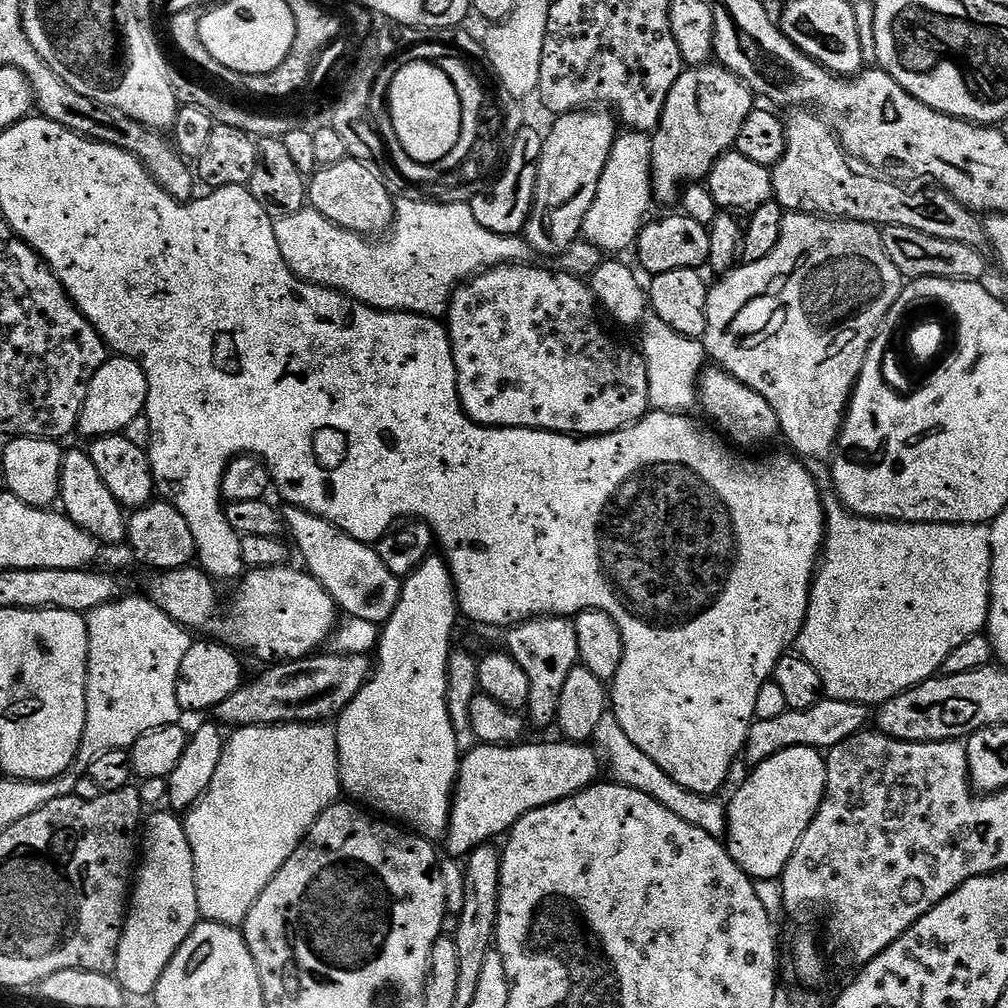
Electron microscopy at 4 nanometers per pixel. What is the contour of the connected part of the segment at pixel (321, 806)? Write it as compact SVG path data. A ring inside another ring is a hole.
M331 723L274 724L267 732L257 726L254 728L252 758L244 752L240 758L240 748L230 746L230 750L224 750L208 793L183 817L190 850L194 854L194 878L201 917L213 924L243 925L265 886L291 858L324 811L341 796L336 729ZM265 736L270 742L272 770L264 770ZM301 756L310 762L310 766L300 770L296 770L296 766L294 770L290 770L290 766L276 768L276 762L280 766L288 764L290 759L290 764L296 764Z

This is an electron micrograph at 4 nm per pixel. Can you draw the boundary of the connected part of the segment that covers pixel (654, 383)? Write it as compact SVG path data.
M652 318L644 328L642 355L648 375L648 403L658 412L687 413L698 404L698 379L706 364L704 345L699 339L682 336L666 322Z

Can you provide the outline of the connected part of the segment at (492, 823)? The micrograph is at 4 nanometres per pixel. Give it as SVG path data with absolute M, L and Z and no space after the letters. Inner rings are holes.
M563 743L480 744L473 752L465 751L452 799L452 818L446 837L449 850L461 858L467 857L475 848L487 845L491 836L503 837L526 813L593 787L600 764L602 768L601 757L587 743Z

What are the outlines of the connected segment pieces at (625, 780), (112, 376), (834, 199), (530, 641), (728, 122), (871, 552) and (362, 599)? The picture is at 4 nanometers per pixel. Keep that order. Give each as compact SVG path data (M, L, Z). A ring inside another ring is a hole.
M609 714L602 718L602 722L598 722L594 744L602 753L607 767L608 764L612 767L611 779L615 783L625 784L627 788L633 788L654 798L654 802L666 806L674 814L678 814L678 818L690 822L690 826L696 826L706 834L720 838L727 833L728 814L725 805L719 804L719 799L699 796L696 792L678 786L678 782L674 782L674 778L670 778L670 774L666 774L666 770L662 770L658 762L646 758L646 754L642 754L642 750L638 750L638 746L634 746L634 742L626 738L626 730L622 730L616 716Z
M113 355L105 359L101 368L88 383L88 393L80 411L78 425L79 435L87 438L115 436L123 433L136 419L145 415L148 407L148 383L139 360L131 360L128 356Z
M796 110L792 117L787 117L784 125L784 134L786 136L786 150L782 154L782 158L771 169L772 173L772 194L777 204L781 208L788 212L806 212L809 214L831 214L836 218L843 218L846 220L861 220L864 224L874 224L877 226L891 226L897 224L903 228L913 228L918 230L922 234L930 234L934 238L946 238L950 242L962 242L968 244L971 248L980 248L985 243L986 233L981 220L981 217L972 209L964 207L963 204L959 204L953 196L949 196L947 192L943 190L935 190L929 196L915 196L912 192L907 192L907 187L901 186L899 183L893 182L888 178L877 178L875 175L867 174L868 176L859 176L854 169L851 168L849 157L846 155L841 143L836 139L836 133L832 131L827 120L821 118L819 115L813 114L808 110Z
M533 618L507 629L508 645L506 651L526 670L530 682L527 715L532 715L536 724L556 724L558 702L562 698L562 686L570 678L570 670L580 664L578 634L576 625L568 618Z
M692 66L674 82L660 124L651 133L652 187L668 196L676 187L703 181L725 152L735 149L742 122L754 111L754 93L740 77L723 66Z
M839 499L824 500L826 517L826 535L822 545L822 559L812 581L812 593L808 596L808 613L800 631L798 654L814 670L824 683L823 695L832 700L841 700L845 706L862 704L879 706L895 696L901 696L906 690L920 688L923 680L928 680L943 669L946 658L966 638L979 636L985 631L988 622L988 608L992 605L992 529L988 524L906 524L895 520L874 520L857 516L848 511Z
M291 506L285 507L285 512L282 512L282 524L283 527L286 529L288 528L288 532L290 535L292 535L292 540L294 543L296 543L296 548L298 551L300 551L300 556L302 559L304 559L303 567L306 569L308 575L314 577L317 582L320 583L324 589L327 590L329 594L332 596L333 602L336 604L337 609L341 613L349 612L349 617L351 617L352 620L365 620L366 622L370 622L371 624L375 624L377 626L383 625L386 620L386 608L384 612L384 592L392 592L392 594L399 593L401 587L402 587L402 580L401 577L396 576L394 573L392 573L391 570L386 566L386 562L382 562L382 558L380 555L377 554L375 547L371 544L364 544L360 540L355 540L353 536L348 536L344 531L342 531L340 528L336 528L333 526L333 524L330 523L329 520L323 520L322 518L318 518L317 516L311 516L309 512L303 512L300 508L293 508Z

